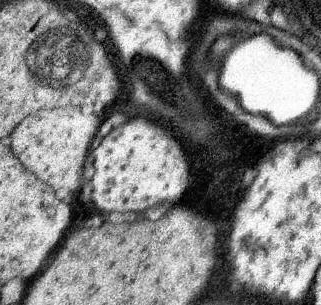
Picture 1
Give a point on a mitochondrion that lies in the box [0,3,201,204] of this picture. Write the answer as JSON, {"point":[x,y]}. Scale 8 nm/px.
{"point":[70,54]}

